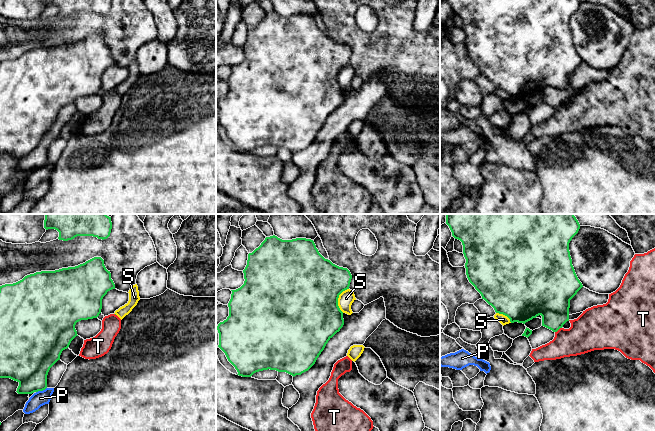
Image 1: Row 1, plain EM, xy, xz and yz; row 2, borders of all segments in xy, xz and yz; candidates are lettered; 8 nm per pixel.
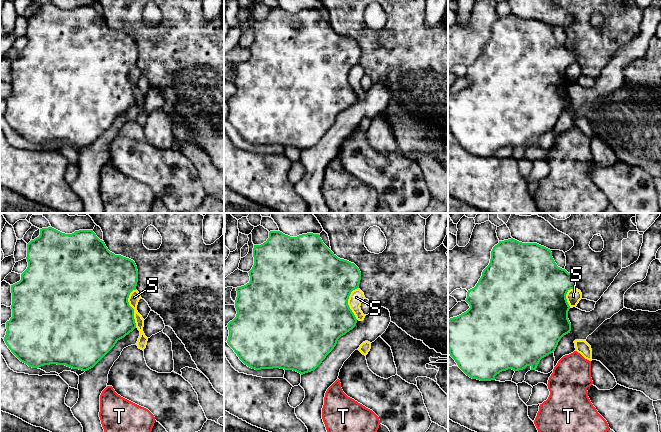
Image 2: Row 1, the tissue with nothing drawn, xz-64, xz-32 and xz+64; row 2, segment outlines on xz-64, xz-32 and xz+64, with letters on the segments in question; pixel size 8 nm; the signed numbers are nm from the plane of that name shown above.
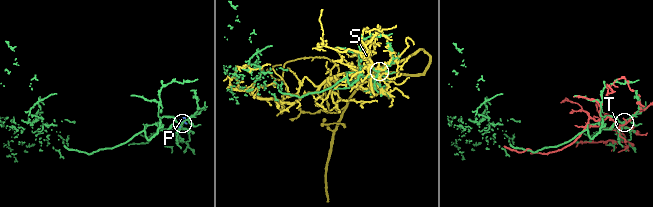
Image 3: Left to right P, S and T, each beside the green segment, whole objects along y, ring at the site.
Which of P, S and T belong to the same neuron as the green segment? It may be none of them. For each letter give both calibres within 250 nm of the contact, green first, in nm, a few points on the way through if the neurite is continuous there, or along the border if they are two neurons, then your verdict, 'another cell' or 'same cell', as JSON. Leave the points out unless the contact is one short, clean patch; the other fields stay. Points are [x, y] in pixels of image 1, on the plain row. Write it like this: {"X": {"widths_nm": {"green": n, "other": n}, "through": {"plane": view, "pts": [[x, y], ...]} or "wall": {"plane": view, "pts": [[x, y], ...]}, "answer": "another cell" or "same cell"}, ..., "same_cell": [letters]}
{"P": {"widths_nm": {"green": 360, "other": 120}, "answer": "another cell"}, "S": {"widths_nm": {"green": 500, "other": 120}, "answer": "another cell"}, "T": {"widths_nm": {"green": 300, "other": 300}, "answer": "another cell"}, "same_cell": []}

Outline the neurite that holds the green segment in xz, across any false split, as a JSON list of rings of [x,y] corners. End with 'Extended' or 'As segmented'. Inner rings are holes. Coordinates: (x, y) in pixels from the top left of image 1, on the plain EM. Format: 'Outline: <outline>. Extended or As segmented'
Outline: [[[273,11],[266,13],[258,24],[248,30],[243,49],[244,60],[231,66],[229,92],[216,103],[219,109],[218,123],[235,143],[237,151],[242,153],[251,153],[256,148],[268,145],[286,148],[293,153],[308,147],[328,117],[344,101],[338,74],[349,65],[352,55],[350,47],[325,35],[311,15],[282,16]]]. As segmented

